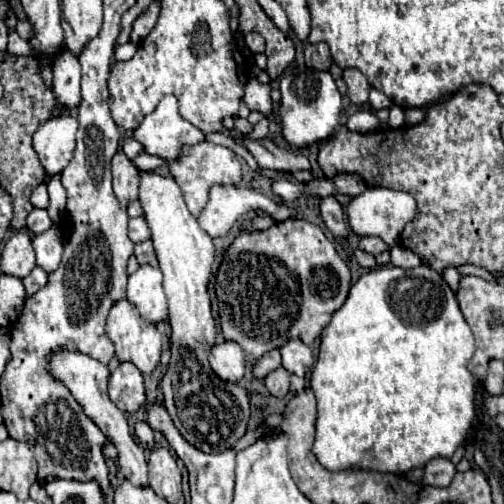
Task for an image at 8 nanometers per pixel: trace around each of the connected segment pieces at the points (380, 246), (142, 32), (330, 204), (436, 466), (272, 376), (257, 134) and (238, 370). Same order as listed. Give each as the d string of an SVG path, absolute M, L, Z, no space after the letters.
M361 237L359 247L361 247L363 251L371 253L371 255L379 255L379 253L383 253L383 251L389 249L389 245L387 245L383 239L379 239L379 237Z
M153 1L153 3L149 5L149 9L133 23L131 43L139 45L141 39L145 39L145 37L151 33L151 29L155 27L155 21L157 21L157 17L159 17L159 9L161 9L161 5L159 5L157 1Z
M325 197L321 201L321 217L323 217L327 229L335 237L347 237L349 235L349 225L347 225L343 209L335 197Z
M433 459L425 465L423 469L423 485L433 485L433 487L447 487L451 483L451 479L455 477L457 469L449 459Z
M277 367L265 377L265 387L275 397L285 397L289 391L289 371L283 367Z
M263 118L256 125L254 125L252 131L246 134L245 136L252 140L263 139L267 136L268 131L269 131L269 121L267 118Z
M223 341L211 349L209 363L223 381L237 383L245 373L245 351L233 341Z

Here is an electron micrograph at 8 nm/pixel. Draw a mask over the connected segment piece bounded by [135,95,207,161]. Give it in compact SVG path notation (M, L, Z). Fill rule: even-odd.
M165 95L157 109L149 113L135 129L135 139L145 147L149 155L159 155L167 161L175 161L185 145L203 143L207 133L199 131L179 115L175 95Z

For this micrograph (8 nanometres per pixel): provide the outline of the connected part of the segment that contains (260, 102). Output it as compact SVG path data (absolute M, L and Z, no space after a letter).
M251 79L245 87L245 103L249 105L249 109L257 109L263 115L271 115L273 105L269 97L269 85L261 85L257 79Z

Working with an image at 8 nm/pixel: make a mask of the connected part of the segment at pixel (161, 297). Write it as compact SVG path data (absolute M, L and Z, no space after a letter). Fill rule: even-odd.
M139 265L139 269L129 275L127 299L137 307L141 317L147 319L149 323L165 321L167 297L163 291L161 271L151 265Z

